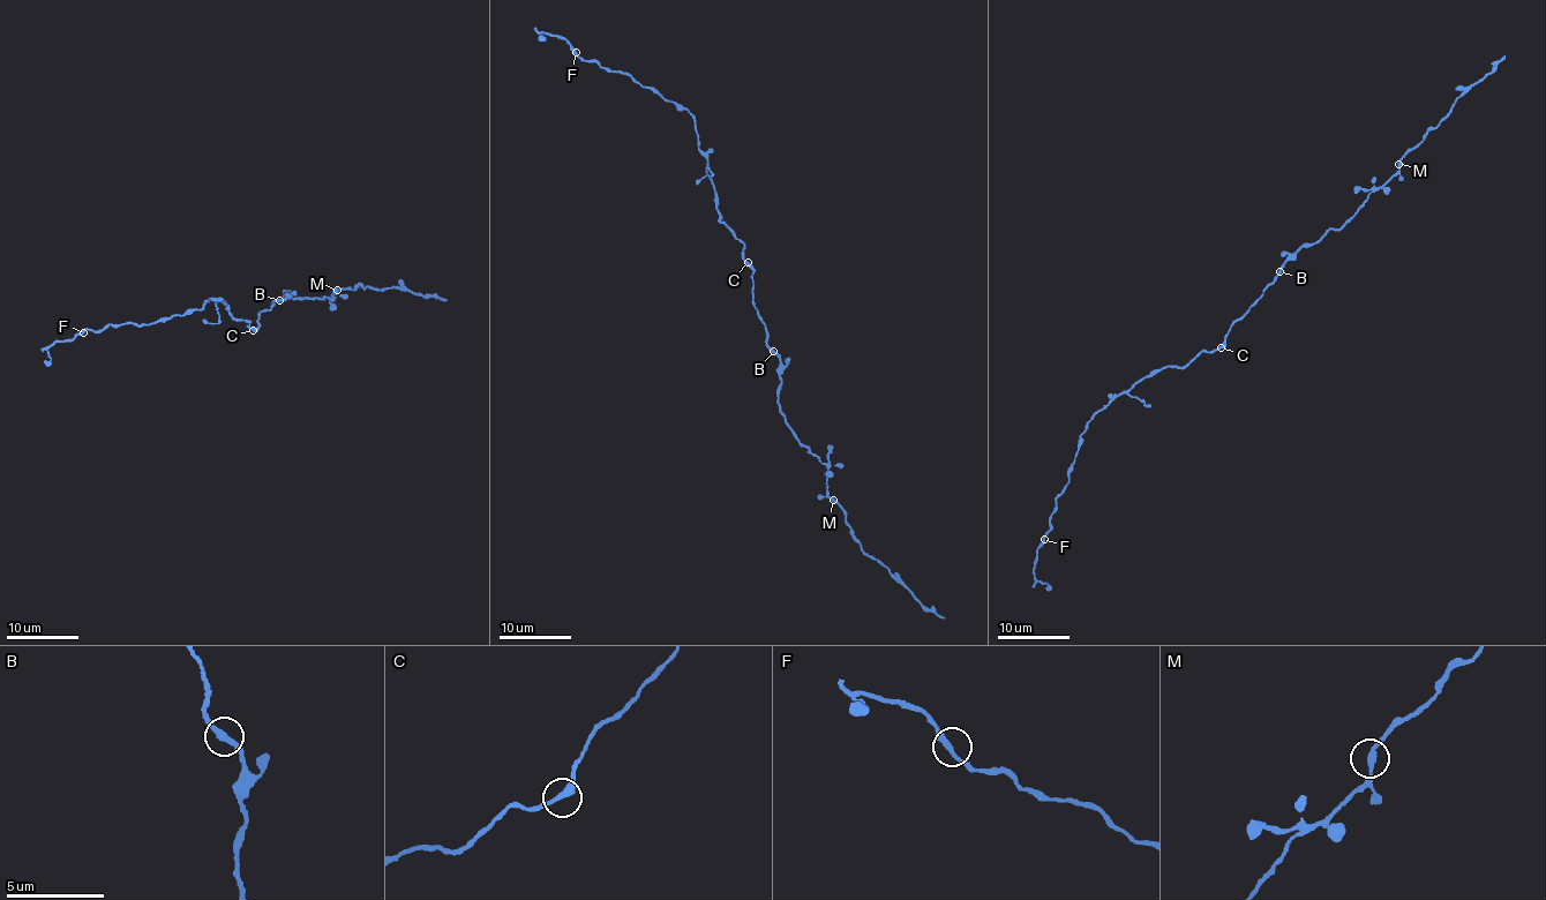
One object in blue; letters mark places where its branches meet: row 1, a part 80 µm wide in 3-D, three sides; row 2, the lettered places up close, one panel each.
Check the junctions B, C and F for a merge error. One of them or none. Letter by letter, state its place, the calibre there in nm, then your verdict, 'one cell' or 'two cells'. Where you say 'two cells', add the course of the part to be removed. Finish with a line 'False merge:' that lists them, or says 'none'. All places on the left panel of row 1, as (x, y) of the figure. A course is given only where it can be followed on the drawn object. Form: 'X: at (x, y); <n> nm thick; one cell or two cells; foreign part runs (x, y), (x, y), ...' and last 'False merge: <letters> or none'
B: at (279, 300); 280 nm thick; one cell
C: at (253, 330); 280 nm thick; one cell
F: at (83, 332); 280 nm thick; one cell
False merge: none

